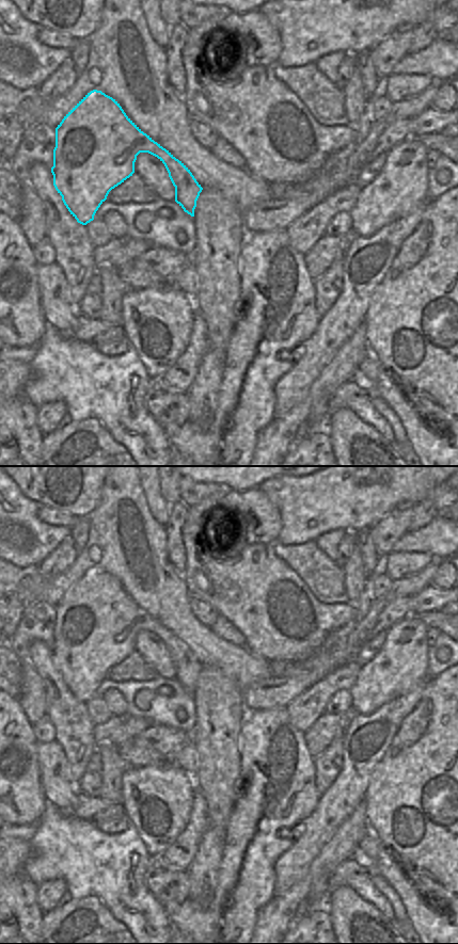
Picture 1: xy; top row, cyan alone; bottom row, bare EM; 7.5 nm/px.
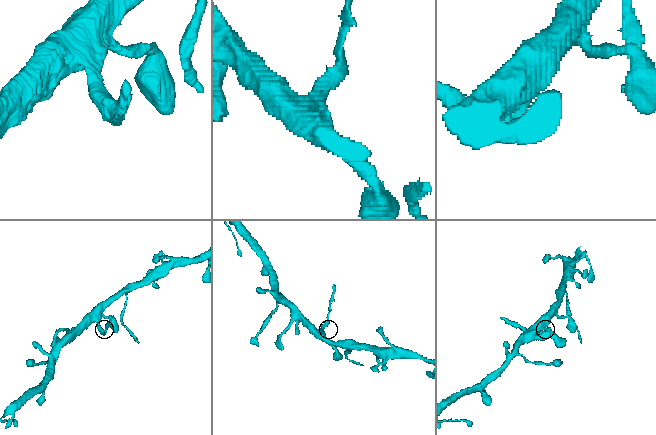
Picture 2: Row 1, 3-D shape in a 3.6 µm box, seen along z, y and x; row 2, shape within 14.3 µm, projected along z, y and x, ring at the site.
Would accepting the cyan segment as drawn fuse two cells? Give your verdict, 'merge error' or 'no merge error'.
merge error

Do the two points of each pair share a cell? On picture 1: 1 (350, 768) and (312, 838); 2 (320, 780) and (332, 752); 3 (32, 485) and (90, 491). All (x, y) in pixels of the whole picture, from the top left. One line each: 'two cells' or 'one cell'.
1: one cell
2: one cell
3: one cell

